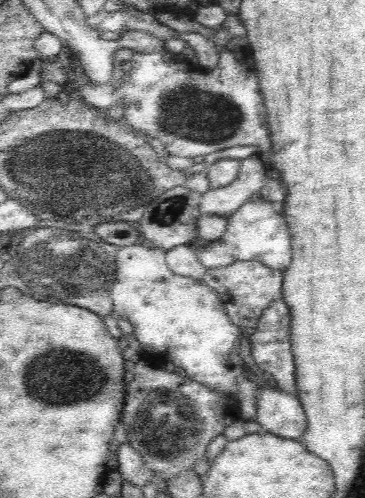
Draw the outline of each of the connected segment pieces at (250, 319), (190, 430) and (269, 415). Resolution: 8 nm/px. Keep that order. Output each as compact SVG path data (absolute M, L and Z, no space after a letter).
M257 260L236 261L222 269L207 270L202 278L218 293L232 324L255 328L262 311L276 299L282 299L283 272L267 268Z
M141 358L139 361L136 361L133 365L130 365L130 368L132 369L132 371L134 373L134 378L132 379L132 381L130 383L128 383L128 386L126 386L125 403L123 406L121 418L123 420L123 423L124 423L126 432L127 432L127 443L142 457L142 459L144 460L144 463L146 463L147 468L150 469L150 471L152 473L154 473L154 475L158 475L159 477L164 479L166 482L168 482L171 479L174 479L176 476L178 476L178 474L182 474L182 472L193 472L196 462L198 462L199 460L202 460L202 458L204 458L204 452L206 452L206 448L208 448L208 446L210 446L210 442L212 442L212 440L214 440L214 438L216 438L216 436L218 436L218 434L223 434L224 430L226 430L226 427L230 426L230 424L232 424L236 420L236 418L237 418L236 406L235 406L235 403L231 400L230 395L226 395L226 393L224 393L224 391L222 391L220 389L214 389L206 384L196 382L195 380L192 380L188 376L180 377L180 375L176 375L176 373L174 373L174 371L168 372L165 369L161 368L161 366L157 365L157 363L152 362L152 364L156 364L156 366L148 366L148 364L150 364L150 360L146 360L146 358Z
M264 387L258 394L258 406L256 414L252 419L261 426L261 431L272 433L282 438L300 438L308 428L308 419L301 405L301 402L291 394L282 392L279 388Z

